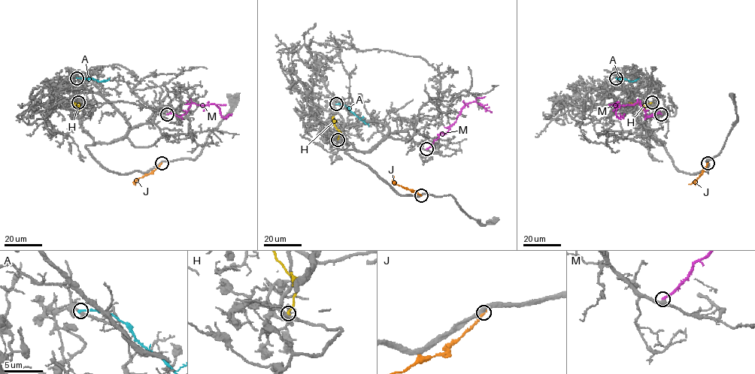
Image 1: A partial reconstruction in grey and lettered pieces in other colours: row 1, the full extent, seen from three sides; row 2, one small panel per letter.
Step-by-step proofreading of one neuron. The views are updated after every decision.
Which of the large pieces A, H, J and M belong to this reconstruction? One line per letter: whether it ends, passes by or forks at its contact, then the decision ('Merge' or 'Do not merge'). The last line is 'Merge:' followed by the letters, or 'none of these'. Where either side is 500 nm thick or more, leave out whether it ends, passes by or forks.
A: It ends there. Do not merge
H: It ends there. Do not merge
J: It ends there. Do not merge
M: It ends there. Merge
Merge: M

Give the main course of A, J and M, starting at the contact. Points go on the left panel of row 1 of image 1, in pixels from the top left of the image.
A: (77, 77), (92, 78), (101, 82), (109, 77)
J: (162, 163), (151, 173), (137, 178), (134, 184)
M: (167, 114), (173, 113), (180, 117), (192, 103), (201, 105), (214, 104), (223, 118), (232, 113)

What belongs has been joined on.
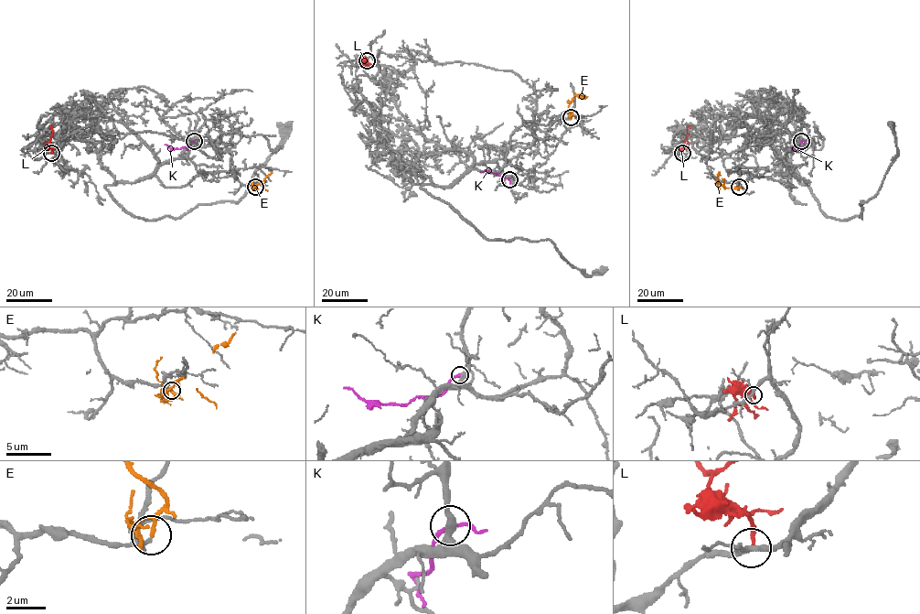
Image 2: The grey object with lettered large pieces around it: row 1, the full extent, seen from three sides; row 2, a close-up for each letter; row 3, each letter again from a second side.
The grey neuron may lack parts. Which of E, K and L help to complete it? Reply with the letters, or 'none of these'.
E

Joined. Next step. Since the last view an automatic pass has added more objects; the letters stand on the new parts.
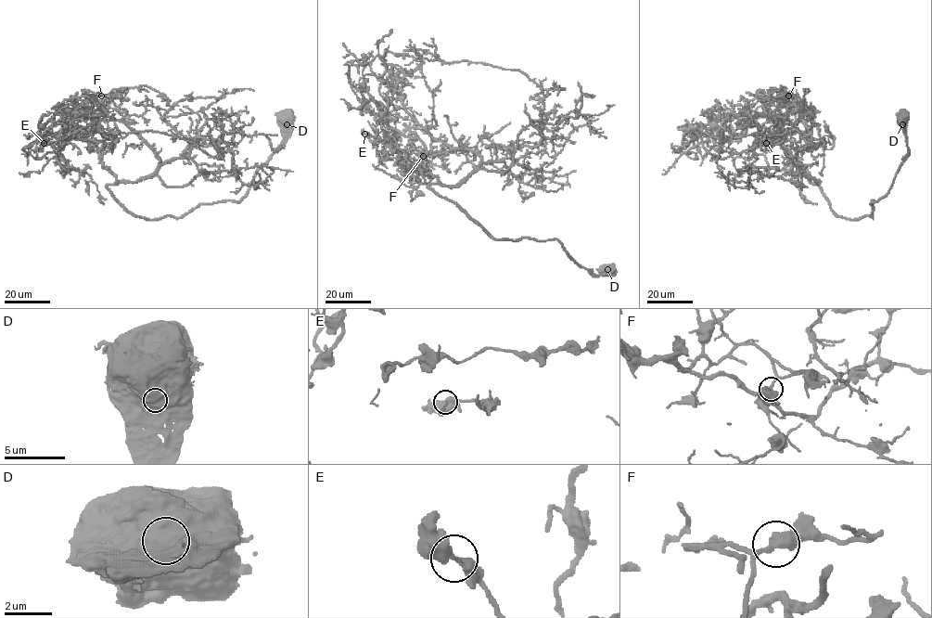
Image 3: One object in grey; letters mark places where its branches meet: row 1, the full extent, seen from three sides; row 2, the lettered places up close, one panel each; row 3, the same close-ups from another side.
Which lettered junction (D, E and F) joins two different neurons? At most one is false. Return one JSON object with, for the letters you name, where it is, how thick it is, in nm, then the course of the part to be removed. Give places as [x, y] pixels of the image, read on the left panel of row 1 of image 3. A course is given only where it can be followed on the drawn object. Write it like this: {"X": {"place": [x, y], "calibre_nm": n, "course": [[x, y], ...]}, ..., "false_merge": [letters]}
{"false_merge": []}

